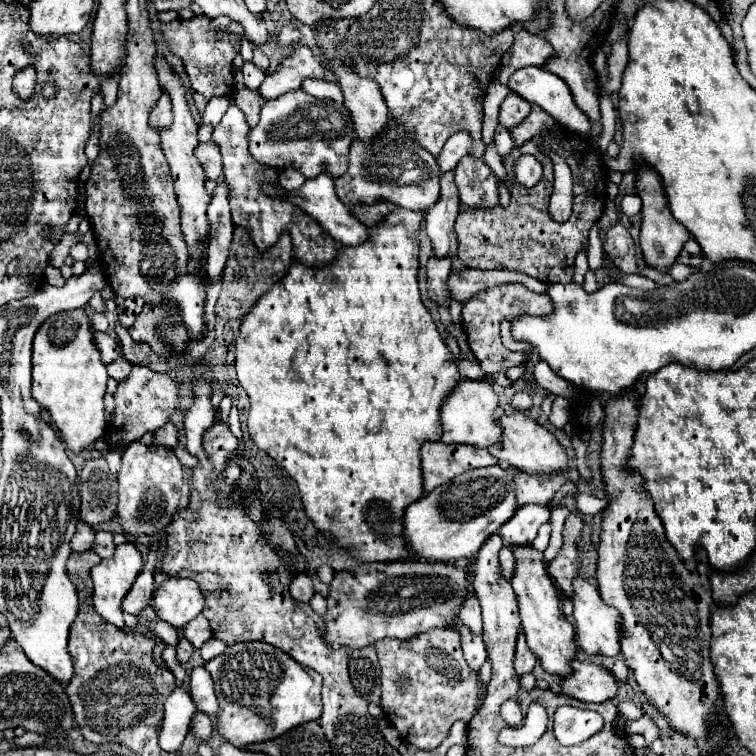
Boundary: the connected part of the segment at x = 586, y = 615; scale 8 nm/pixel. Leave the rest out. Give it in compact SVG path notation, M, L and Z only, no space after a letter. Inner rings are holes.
M576 576L572 580L574 586L574 620L576 620L576 634L578 644L586 654L604 654L604 656L618 656L620 654L620 616L614 608L606 606L598 594L598 588L590 584L584 576Z

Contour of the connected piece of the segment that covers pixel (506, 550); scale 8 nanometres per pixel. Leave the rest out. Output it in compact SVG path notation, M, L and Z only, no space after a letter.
M504 546L500 550L500 564L502 564L502 572L504 572L504 578L510 580L514 576L514 570L516 570L516 558L512 554L512 546Z

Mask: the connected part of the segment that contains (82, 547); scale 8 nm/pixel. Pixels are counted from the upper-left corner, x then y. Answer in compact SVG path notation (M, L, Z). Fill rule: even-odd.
M78 524L78 526L76 526L76 534L74 534L74 538L70 540L72 550L74 550L74 552L86 552L86 550L90 550L92 544L94 544L94 534L96 534L96 530L94 530L92 526L88 526L88 524Z

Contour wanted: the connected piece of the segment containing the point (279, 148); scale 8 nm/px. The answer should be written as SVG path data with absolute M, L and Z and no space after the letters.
M302 88L290 90L276 100L266 100L258 126L250 130L252 152L260 164L278 170L294 168L306 178L316 178L322 172L340 178L348 170L348 154L354 138L352 116L344 104L314 98Z

